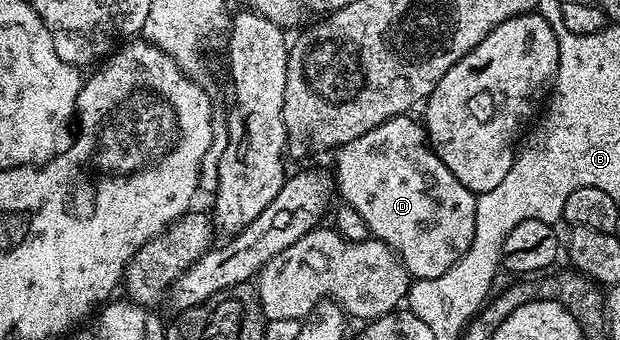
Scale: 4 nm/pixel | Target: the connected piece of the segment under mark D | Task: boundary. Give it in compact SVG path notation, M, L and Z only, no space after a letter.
M408 114L392 117L339 147L334 182L343 203L360 214L373 237L387 243L399 255L413 279L434 279L436 274L420 276L420 254L424 254L424 246L432 242L432 238L428 238L428 234L432 234L432 226L428 226L428 222L432 222L432 174L436 174L436 170L444 170L446 164L428 145L427 131L423 125L411 118Z

